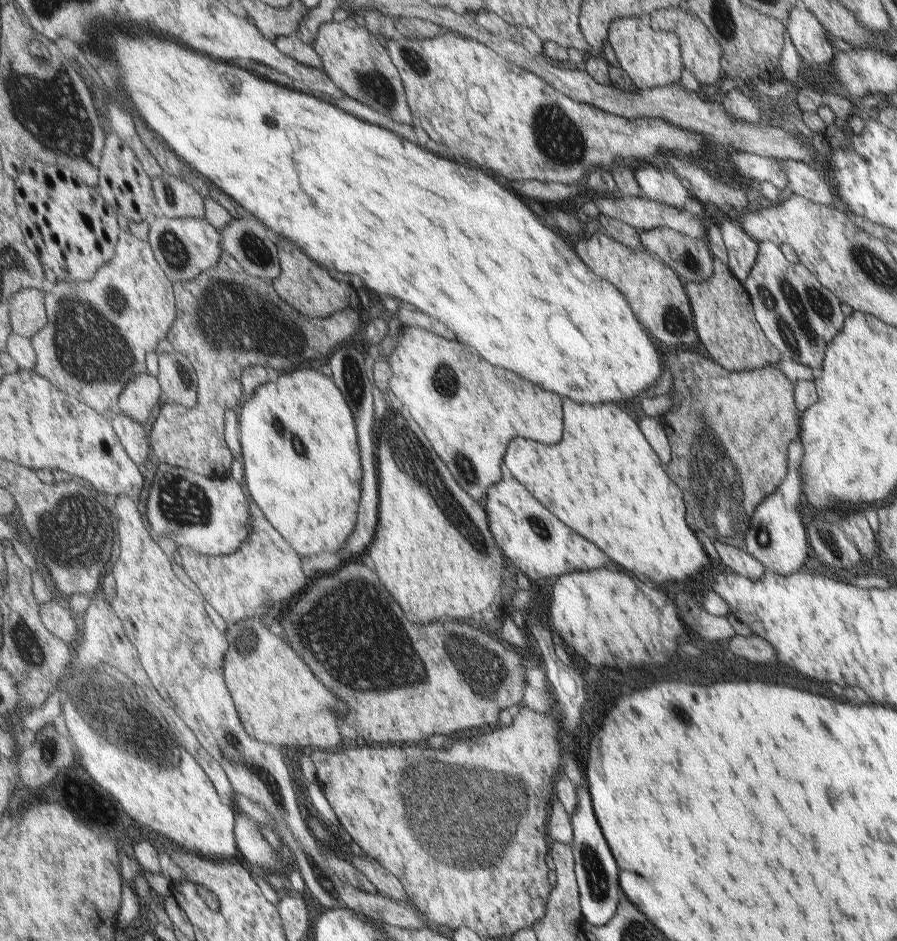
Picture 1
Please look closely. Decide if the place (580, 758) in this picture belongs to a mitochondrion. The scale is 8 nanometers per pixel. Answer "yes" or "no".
no

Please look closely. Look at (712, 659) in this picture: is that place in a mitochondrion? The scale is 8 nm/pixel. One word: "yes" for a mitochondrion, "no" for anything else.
yes

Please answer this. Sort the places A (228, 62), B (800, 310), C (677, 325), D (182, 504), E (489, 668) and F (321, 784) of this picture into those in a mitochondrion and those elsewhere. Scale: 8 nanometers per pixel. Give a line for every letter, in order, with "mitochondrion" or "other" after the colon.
A: other
B: mitochondrion
C: mitochondrion
D: mitochondrion
E: mitochondrion
F: other

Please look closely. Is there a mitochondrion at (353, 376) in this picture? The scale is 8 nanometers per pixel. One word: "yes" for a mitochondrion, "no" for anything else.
yes

